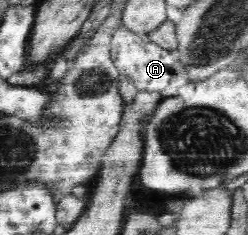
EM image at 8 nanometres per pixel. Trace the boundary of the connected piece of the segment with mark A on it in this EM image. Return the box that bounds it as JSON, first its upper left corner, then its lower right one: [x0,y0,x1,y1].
[110,25,190,98]

